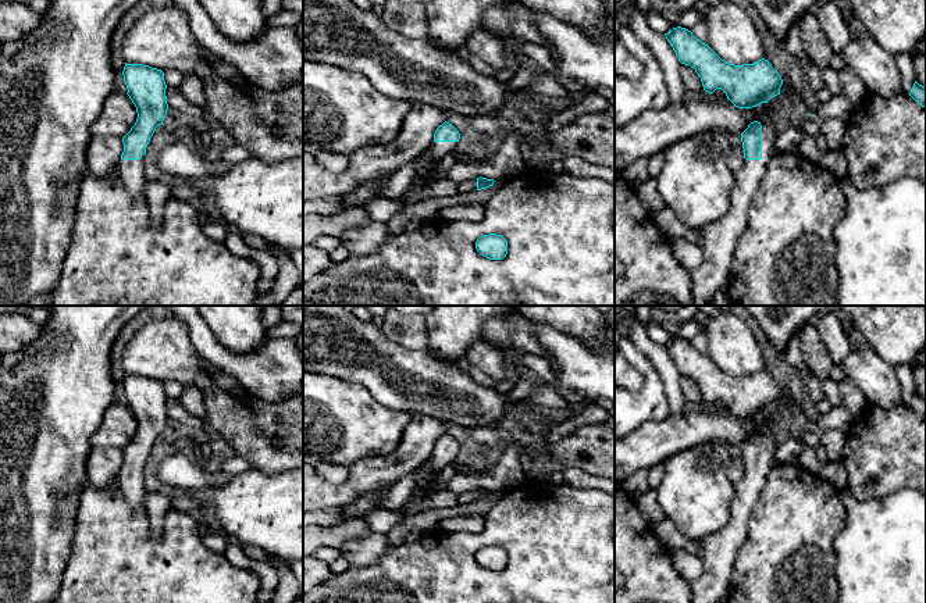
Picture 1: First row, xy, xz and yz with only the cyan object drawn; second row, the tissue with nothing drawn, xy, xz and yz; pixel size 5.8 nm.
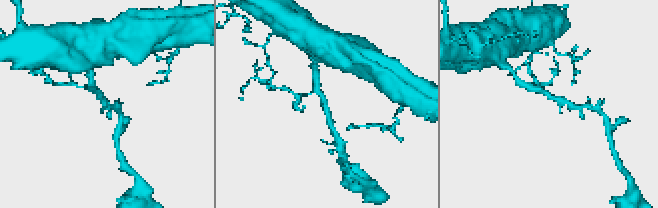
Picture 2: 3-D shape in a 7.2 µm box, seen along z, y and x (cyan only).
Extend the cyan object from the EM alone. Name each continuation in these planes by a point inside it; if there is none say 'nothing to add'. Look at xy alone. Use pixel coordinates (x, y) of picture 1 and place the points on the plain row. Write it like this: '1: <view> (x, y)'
1: xy (131, 484)

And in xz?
1: xz (442, 460)

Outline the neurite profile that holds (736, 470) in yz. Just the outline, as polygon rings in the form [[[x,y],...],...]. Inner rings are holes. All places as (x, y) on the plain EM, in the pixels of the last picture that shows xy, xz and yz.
[[[742,457],[731,459],[730,465],[729,465],[729,471],[727,471],[727,477],[733,484],[742,479],[744,471],[745,470],[744,470]]]

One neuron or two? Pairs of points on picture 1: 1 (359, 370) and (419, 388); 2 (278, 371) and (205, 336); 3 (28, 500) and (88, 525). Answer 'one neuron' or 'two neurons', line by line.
1: one neuron
2: one neuron
3: two neurons

